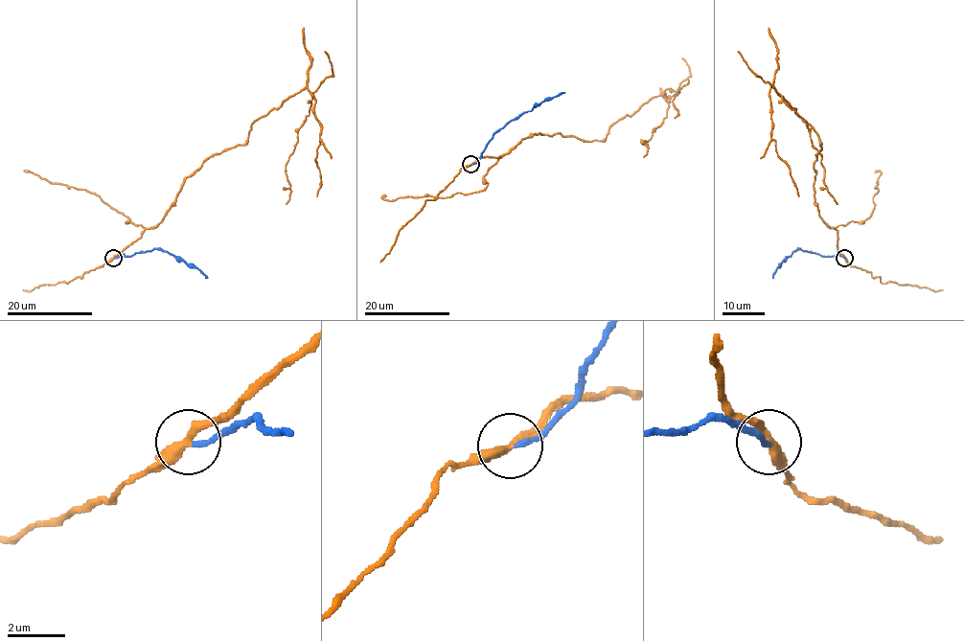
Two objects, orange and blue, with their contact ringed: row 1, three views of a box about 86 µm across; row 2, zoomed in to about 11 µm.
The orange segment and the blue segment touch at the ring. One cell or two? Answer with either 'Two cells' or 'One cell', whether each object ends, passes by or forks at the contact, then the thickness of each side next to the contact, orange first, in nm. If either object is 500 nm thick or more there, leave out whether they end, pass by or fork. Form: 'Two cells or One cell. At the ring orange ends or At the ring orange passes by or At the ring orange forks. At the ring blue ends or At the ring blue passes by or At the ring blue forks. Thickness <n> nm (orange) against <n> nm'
Two cells. At the ring orange passes by. At the ring blue ends. Thickness 320 nm (orange) against 160 nm

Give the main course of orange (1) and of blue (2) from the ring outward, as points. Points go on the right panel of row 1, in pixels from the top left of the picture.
1: (844, 258), (837, 231), (814, 203), (819, 135), (771, 87), (770, 95), (776, 92), (810, 131), (837, 204)
2: (844, 258), (837, 254), (824, 256), (797, 249), (780, 263), (772, 278)

